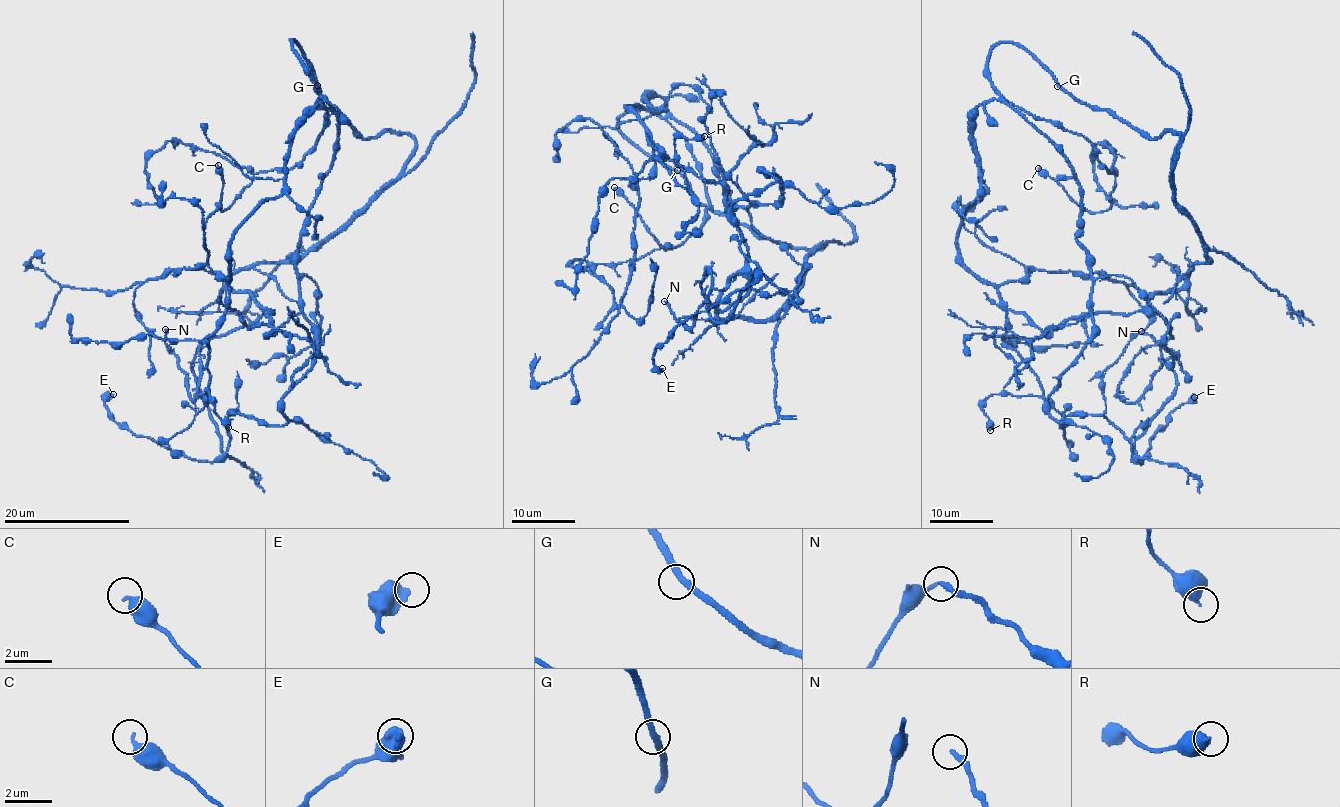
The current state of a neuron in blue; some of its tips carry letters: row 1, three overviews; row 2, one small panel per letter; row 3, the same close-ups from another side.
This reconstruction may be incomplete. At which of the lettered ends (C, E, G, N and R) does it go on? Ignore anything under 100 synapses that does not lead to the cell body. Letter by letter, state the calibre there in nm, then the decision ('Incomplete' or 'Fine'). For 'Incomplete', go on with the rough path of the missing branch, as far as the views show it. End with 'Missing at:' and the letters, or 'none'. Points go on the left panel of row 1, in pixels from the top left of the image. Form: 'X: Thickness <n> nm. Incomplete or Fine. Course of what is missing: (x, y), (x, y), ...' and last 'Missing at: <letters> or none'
C: Thickness 440 nm. Fine
E: Thickness 480 nm. Fine
G: Thickness 240 nm. Fine
N: Thickness 220 nm. Fine
R: Thickness 440 nm. Fine
Missing at: none

